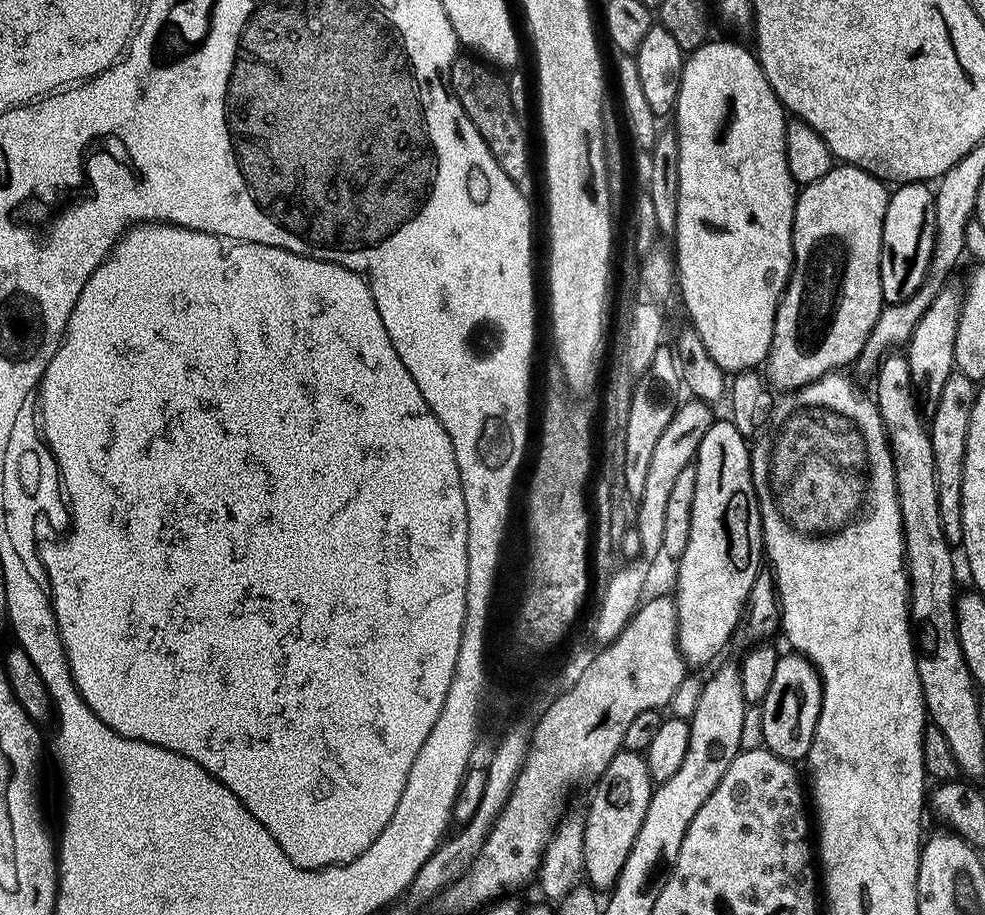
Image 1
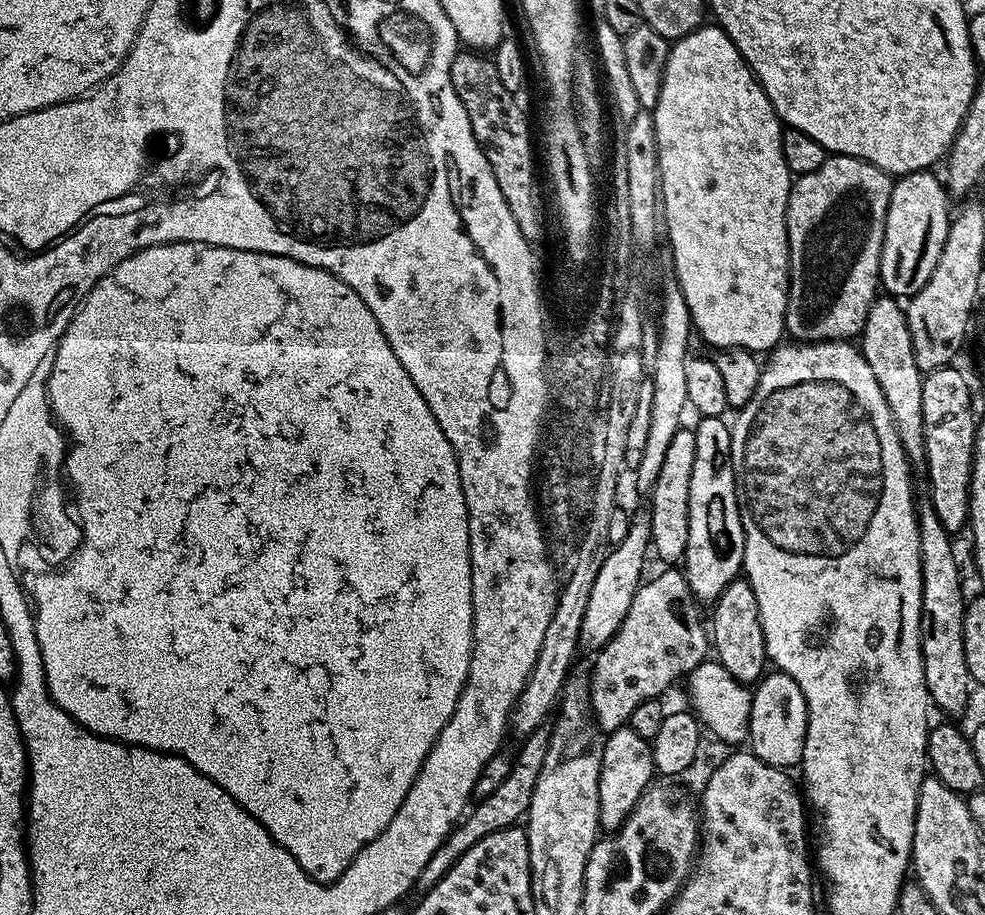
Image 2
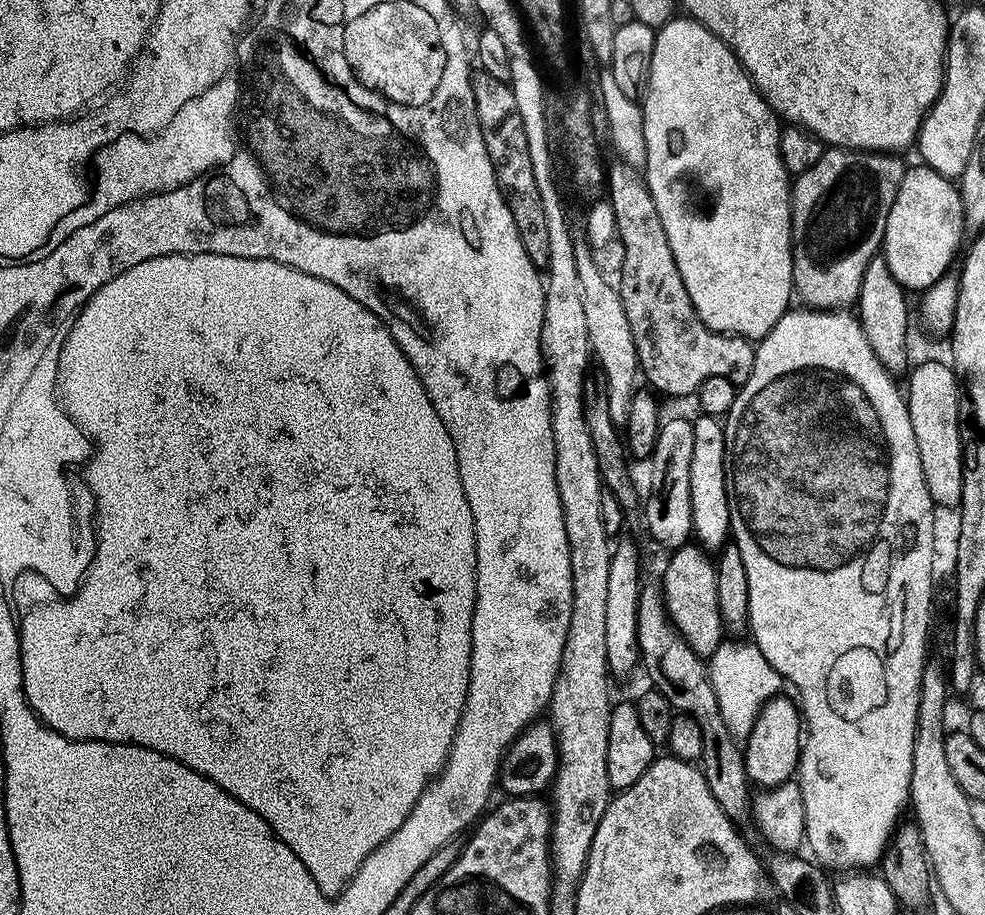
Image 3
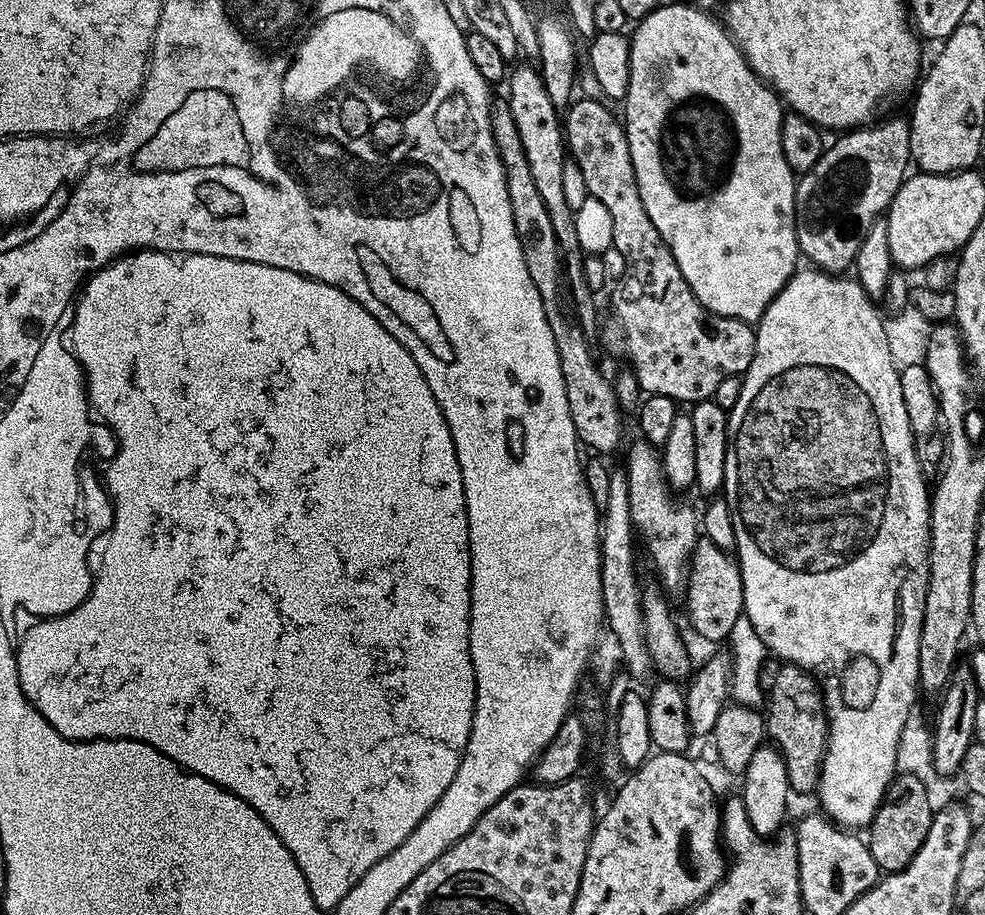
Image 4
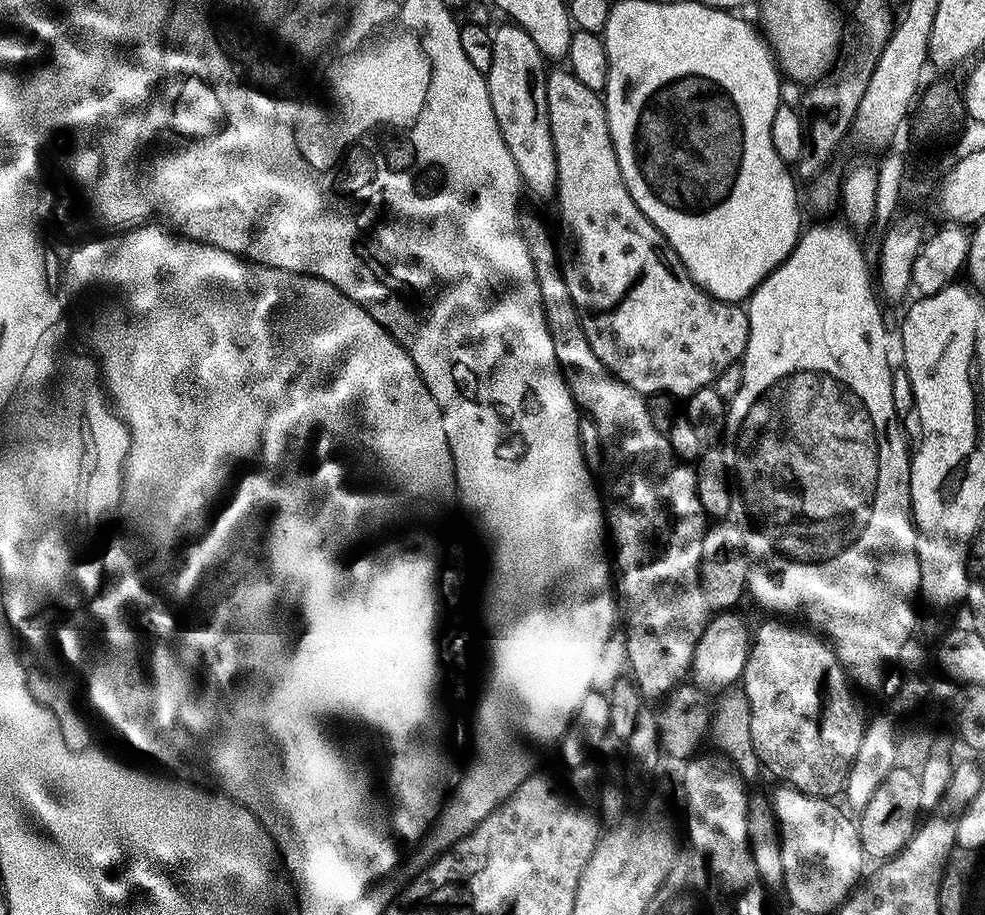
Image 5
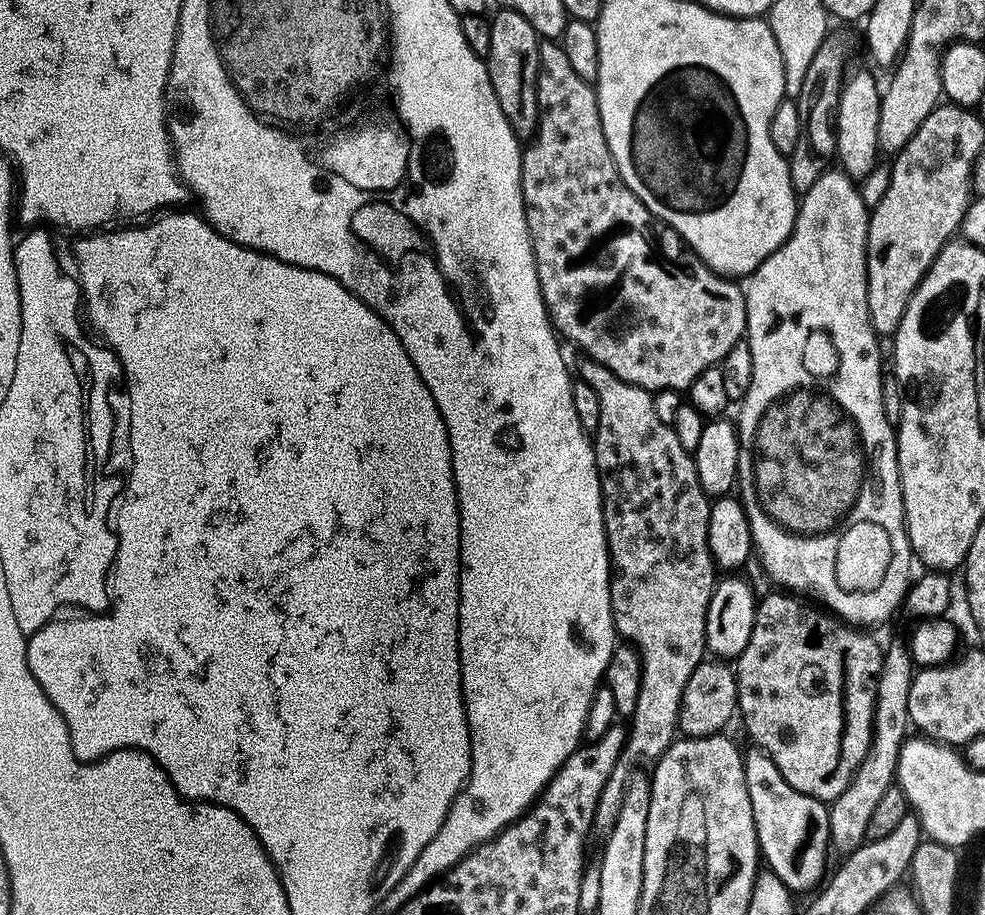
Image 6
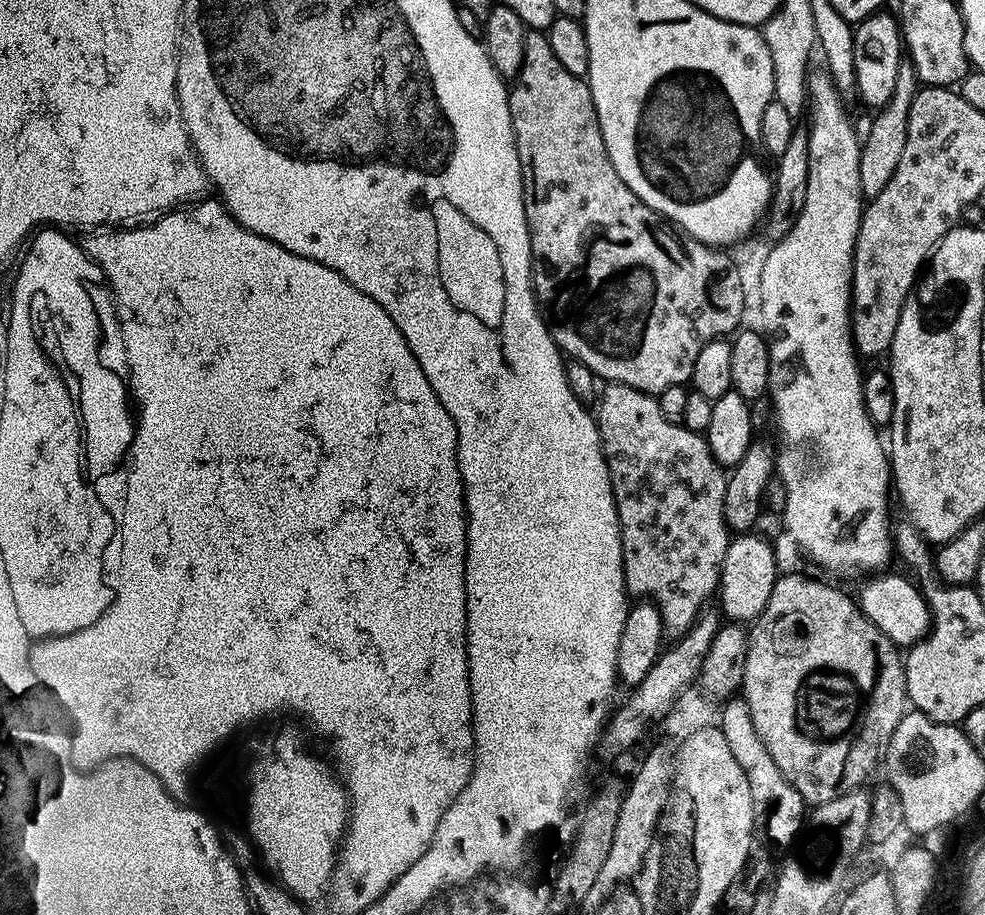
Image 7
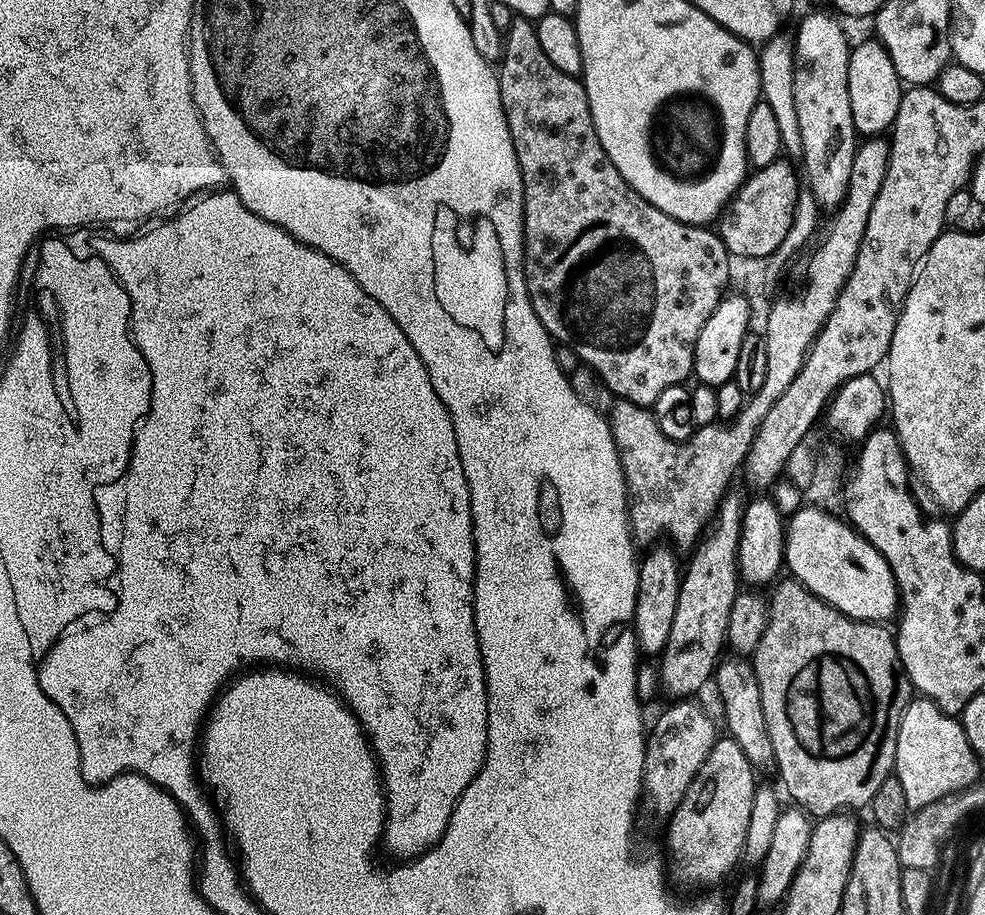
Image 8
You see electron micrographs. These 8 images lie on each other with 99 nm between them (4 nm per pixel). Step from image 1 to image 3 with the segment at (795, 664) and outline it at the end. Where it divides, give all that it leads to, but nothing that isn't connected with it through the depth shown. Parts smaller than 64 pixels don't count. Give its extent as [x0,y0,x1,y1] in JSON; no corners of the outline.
[742,694,802,789]

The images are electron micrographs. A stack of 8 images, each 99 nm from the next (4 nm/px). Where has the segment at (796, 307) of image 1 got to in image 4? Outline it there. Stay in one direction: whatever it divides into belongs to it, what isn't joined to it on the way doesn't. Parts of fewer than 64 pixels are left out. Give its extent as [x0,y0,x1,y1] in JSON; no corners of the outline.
[796,120,910,274]

